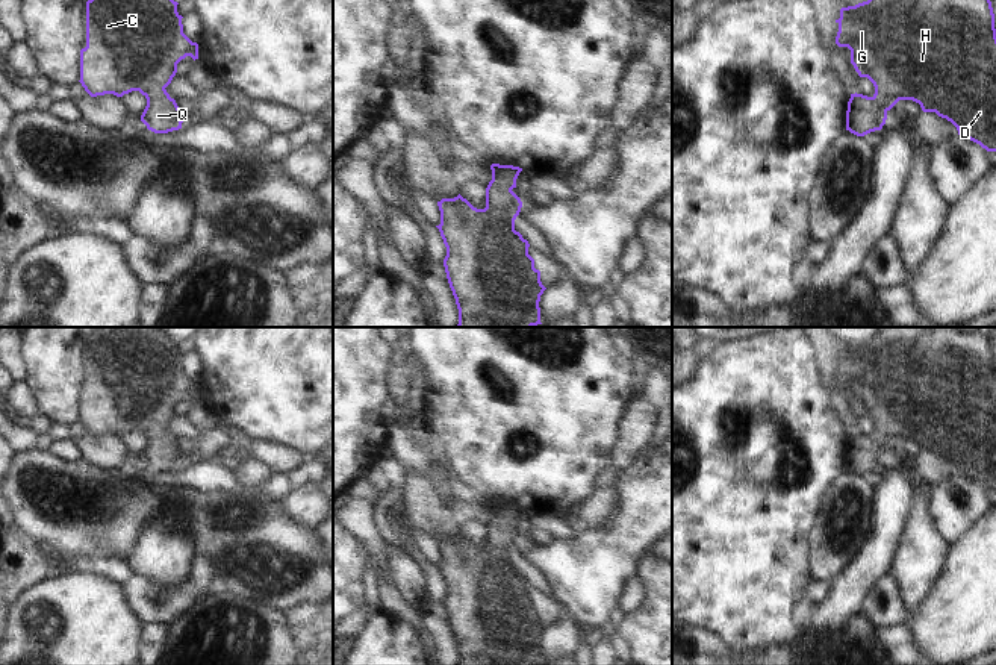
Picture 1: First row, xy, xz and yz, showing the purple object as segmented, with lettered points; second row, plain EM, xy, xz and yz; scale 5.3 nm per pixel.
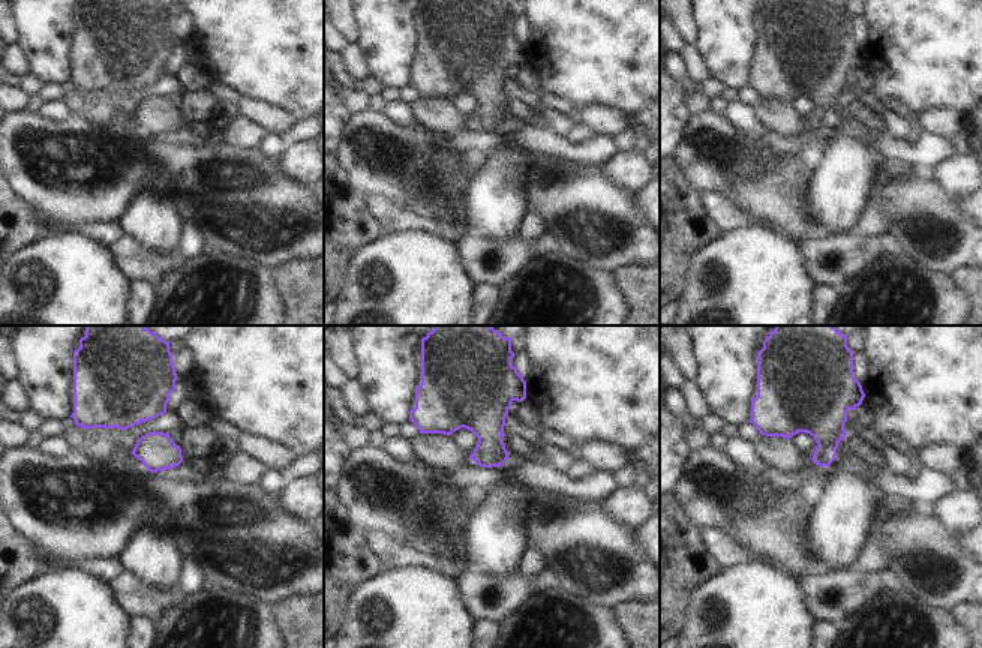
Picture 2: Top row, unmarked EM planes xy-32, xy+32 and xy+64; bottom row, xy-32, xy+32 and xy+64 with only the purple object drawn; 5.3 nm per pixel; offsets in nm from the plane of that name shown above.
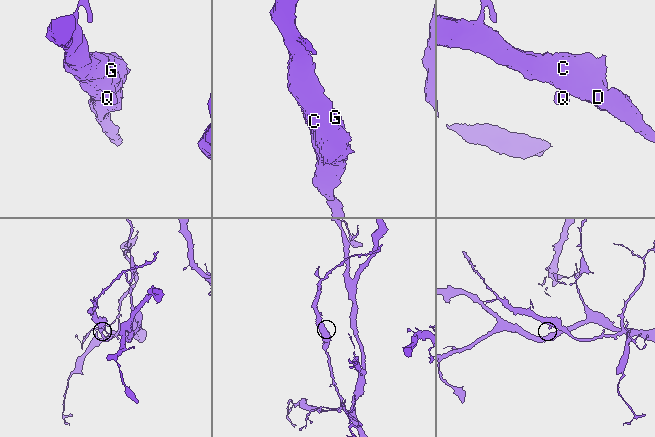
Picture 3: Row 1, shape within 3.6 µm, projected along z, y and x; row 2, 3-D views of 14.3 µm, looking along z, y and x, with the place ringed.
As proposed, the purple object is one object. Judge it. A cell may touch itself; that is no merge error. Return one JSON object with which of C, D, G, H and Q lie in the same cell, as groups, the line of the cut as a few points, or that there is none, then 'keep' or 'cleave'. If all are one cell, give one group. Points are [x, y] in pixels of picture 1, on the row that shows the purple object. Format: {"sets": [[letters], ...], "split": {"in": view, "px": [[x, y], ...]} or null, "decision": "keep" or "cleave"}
{"sets": [["C", "D", "G", "H", "Q"]], "split": null, "decision": "keep"}

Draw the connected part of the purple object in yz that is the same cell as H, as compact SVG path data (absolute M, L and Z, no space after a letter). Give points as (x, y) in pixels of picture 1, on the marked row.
M867 0L855 6L840 9L840 18L836 20L839 32L836 44L851 50L851 64L860 77L867 77L873 86L872 97L863 94L851 94L846 111L846 130L857 136L864 136L870 132L881 130L887 120L887 112L899 100L913 100L920 105L923 112L935 112L938 117L951 121L958 135L979 144L987 151L996 151L996 29L994 14L990 0Z

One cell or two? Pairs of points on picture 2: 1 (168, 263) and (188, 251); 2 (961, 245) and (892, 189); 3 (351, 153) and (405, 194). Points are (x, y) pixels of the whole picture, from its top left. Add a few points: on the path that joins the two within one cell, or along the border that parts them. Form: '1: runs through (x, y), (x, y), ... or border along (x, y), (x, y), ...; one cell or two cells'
1: border along (177, 254), (182, 258); two cells
2: runs through (952, 227), (936, 224), (912, 200); one cell
3: runs through (365, 155), (392, 180); one cell

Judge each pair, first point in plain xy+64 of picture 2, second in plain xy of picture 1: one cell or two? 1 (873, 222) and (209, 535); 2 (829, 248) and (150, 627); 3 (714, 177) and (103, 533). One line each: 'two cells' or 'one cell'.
1: two cells
2: one cell
3: one cell

